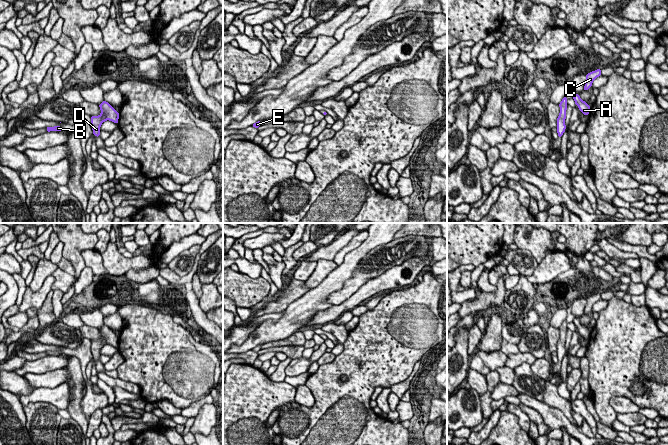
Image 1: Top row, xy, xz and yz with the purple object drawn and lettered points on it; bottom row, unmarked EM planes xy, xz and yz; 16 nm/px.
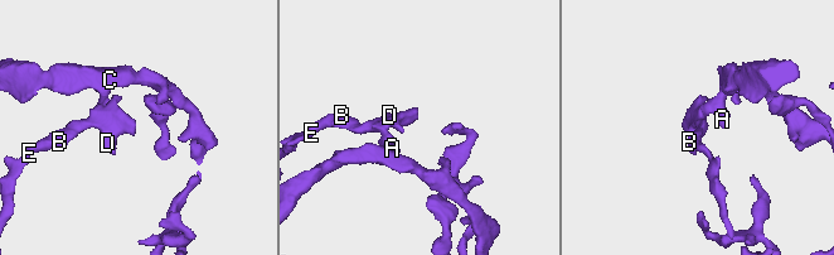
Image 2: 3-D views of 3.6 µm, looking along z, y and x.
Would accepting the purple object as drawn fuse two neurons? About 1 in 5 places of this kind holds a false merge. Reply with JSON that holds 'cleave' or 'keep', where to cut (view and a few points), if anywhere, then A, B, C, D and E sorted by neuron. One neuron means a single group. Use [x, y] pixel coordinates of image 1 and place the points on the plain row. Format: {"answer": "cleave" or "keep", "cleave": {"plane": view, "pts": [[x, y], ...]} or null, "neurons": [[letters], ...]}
{"answer": "keep", "cleave": null, "neurons": [["A", "B", "C", "D", "E"]]}

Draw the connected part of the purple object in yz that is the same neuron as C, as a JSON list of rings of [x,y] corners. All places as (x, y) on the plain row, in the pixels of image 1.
[[[597,293],[592,295],[586,299],[586,306],[583,315],[588,314],[591,312],[593,305],[601,299],[601,293]]]

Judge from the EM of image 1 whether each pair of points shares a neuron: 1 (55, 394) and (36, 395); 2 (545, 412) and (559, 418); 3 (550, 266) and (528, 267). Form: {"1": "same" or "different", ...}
{"1": "same", "2": "same", "3": "different"}

